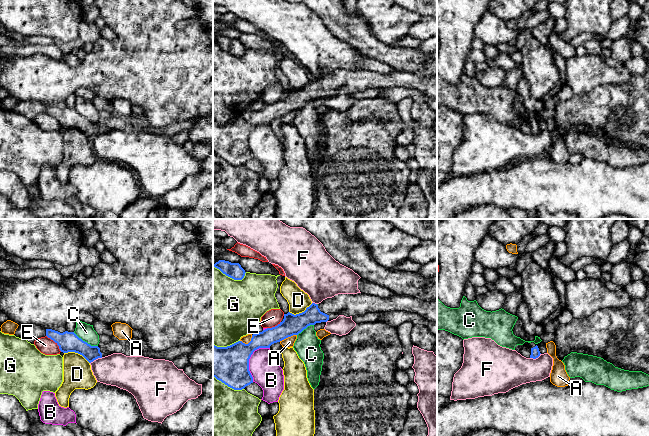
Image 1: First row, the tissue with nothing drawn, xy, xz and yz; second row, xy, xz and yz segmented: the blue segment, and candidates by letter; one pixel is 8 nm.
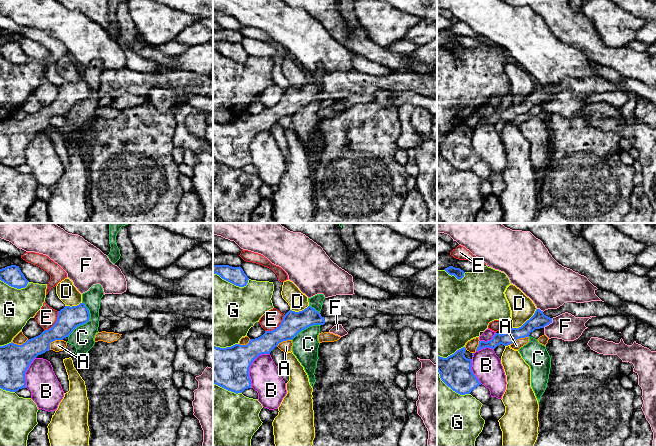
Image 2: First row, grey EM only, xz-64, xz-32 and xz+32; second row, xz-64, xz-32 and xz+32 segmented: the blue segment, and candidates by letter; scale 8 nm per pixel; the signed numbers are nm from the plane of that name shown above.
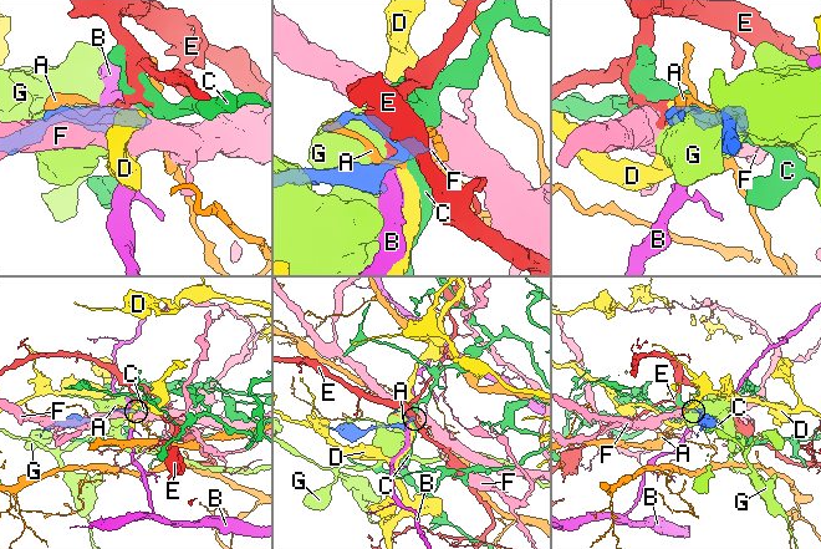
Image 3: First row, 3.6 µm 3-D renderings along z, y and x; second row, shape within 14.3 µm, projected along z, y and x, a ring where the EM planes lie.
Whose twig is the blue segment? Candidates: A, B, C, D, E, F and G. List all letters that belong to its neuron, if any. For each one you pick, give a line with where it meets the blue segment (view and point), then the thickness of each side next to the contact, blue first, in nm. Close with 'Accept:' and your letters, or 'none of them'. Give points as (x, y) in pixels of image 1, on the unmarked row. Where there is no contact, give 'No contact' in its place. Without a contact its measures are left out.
Accept: none of them

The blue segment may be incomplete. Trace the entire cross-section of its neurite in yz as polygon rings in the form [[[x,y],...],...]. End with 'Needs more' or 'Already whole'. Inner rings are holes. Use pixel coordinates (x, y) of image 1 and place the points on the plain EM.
[[[525,118],[523,121],[517,121],[515,126],[526,134],[536,135],[541,130],[537,121],[531,124],[528,118]]]. Needs more

